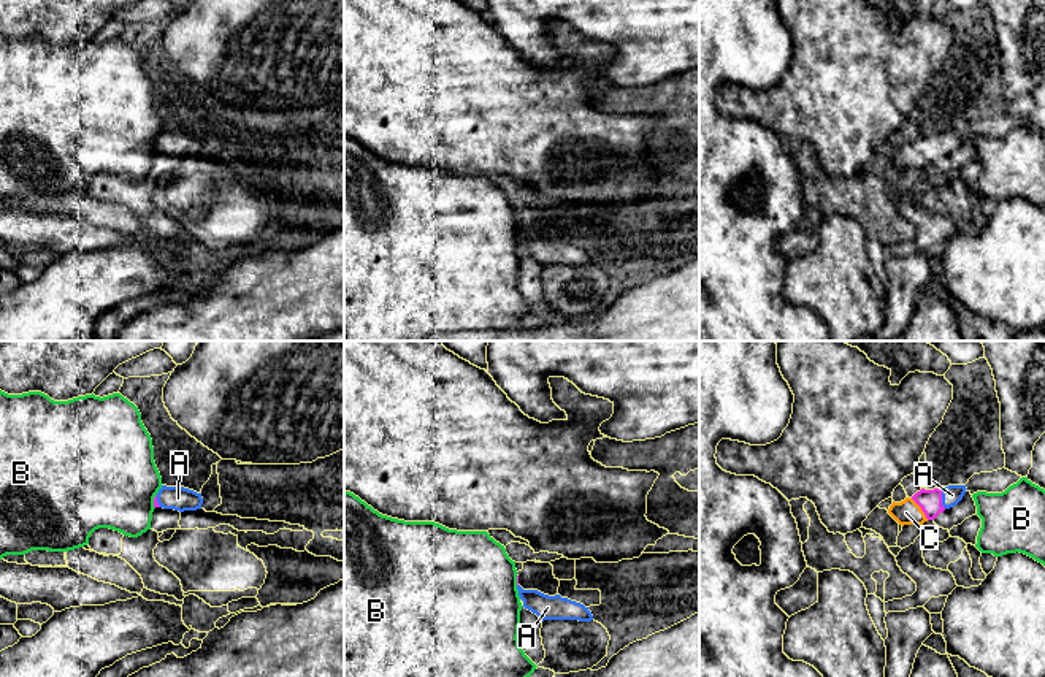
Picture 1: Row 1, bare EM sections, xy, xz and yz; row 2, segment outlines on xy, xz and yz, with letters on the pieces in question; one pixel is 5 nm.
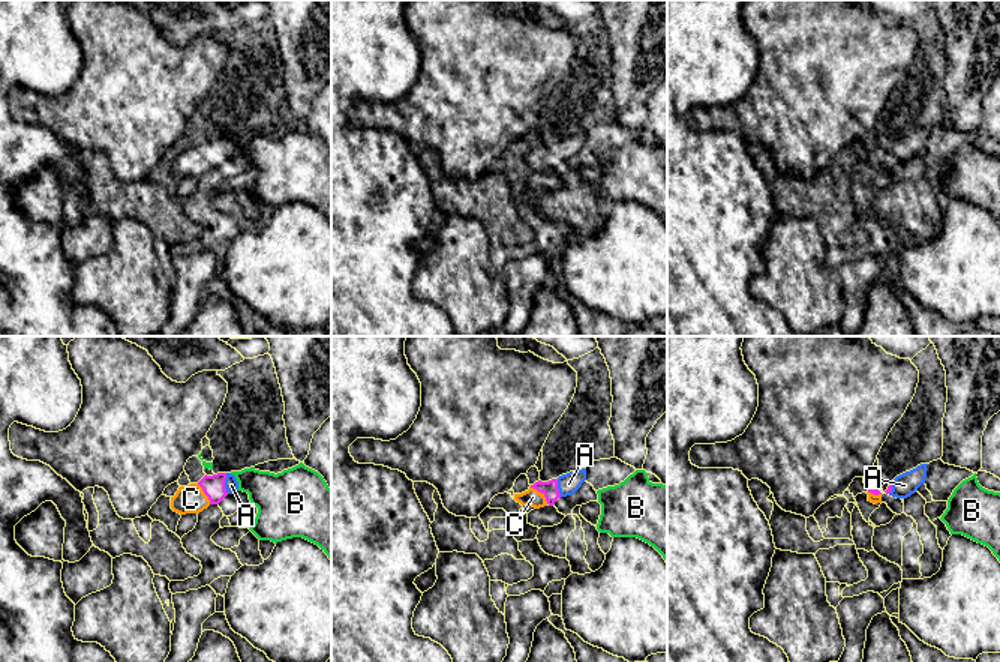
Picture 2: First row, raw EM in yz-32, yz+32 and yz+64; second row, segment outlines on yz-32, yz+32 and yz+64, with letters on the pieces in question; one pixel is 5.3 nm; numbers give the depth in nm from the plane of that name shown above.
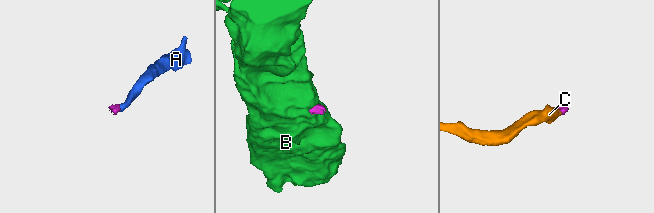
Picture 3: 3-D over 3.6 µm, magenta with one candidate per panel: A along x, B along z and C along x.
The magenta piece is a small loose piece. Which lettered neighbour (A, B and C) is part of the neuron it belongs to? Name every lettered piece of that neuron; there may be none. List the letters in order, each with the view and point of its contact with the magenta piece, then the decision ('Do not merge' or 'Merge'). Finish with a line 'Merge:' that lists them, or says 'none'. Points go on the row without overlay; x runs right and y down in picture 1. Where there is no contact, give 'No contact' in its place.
A: Touches magenta at yz (941, 143). Merge
B: Touches magenta at xy (154, 146). Do not merge
C: Touches magenta at yz (922, 154). Merge
Merge: A, C

